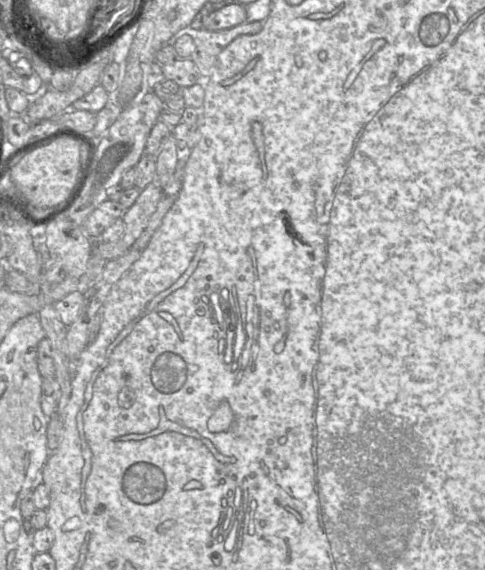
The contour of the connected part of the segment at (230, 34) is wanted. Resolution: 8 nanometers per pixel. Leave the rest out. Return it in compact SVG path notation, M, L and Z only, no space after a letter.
M262 21L245 22L232 28L210 31L200 29L193 32L195 50L190 56L202 80L209 79L217 56L235 38L257 34L263 28Z

